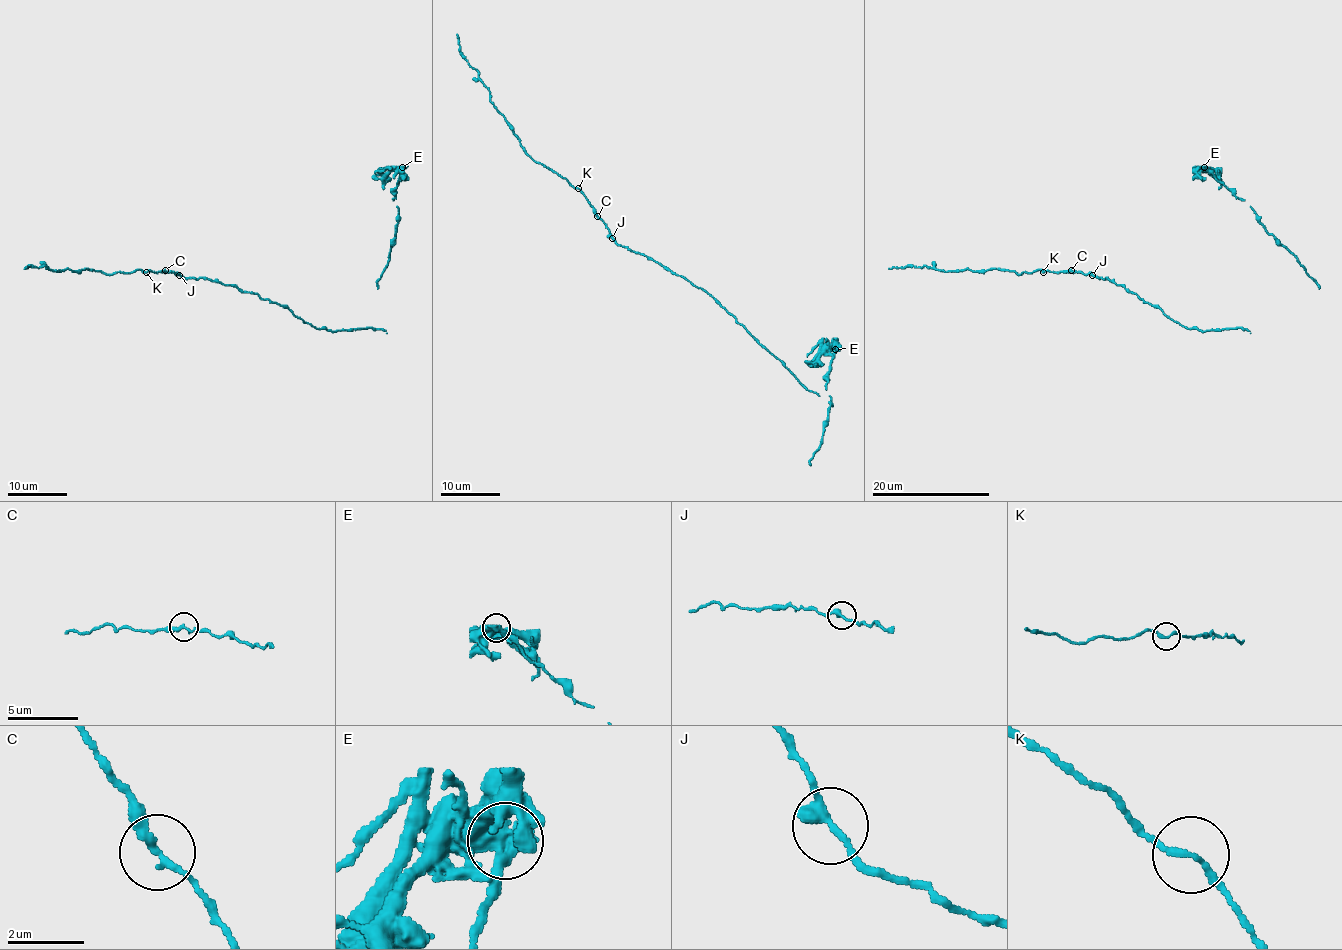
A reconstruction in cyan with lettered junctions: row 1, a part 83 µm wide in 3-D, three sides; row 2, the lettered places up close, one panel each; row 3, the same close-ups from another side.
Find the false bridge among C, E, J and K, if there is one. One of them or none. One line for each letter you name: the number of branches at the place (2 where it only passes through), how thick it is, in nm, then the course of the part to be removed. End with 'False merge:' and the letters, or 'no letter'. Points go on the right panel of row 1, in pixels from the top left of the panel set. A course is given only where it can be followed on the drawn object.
E: 2 branches meet; 550 nm thick; foreign part runs (1203, 166), (1221, 184), (1218, 189)
False merge: E

